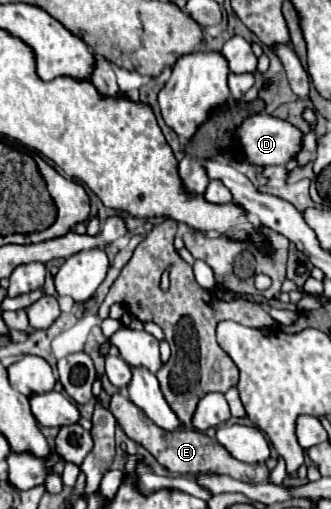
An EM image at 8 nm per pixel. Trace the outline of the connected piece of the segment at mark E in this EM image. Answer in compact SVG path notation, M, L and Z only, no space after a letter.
M115 393L111 397L111 403L109 403L109 411L115 415L117 423L121 425L121 429L125 431L125 435L129 439L133 439L135 443L143 445L165 469L173 471L173 473L179 473L179 475L187 475L187 473L225 473L229 477L235 477L239 481L245 481L245 483L263 483L267 477L269 477L269 469L265 471L265 465L263 463L257 463L257 465L247 465L243 461L237 461L235 457L231 457L231 453L217 441L217 439L211 439L209 435L205 433L199 433L199 431L175 431L175 433L169 433L169 431L161 431L135 403L129 401L127 395L123 393Z

